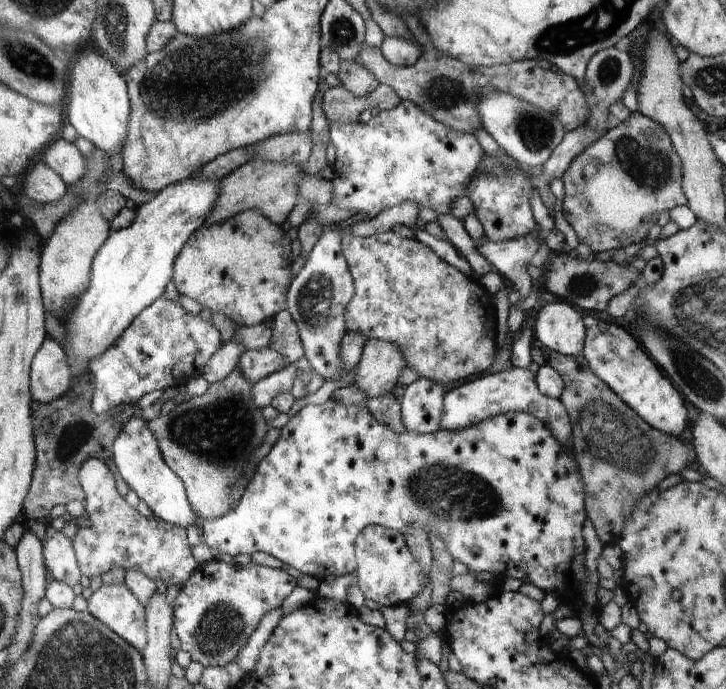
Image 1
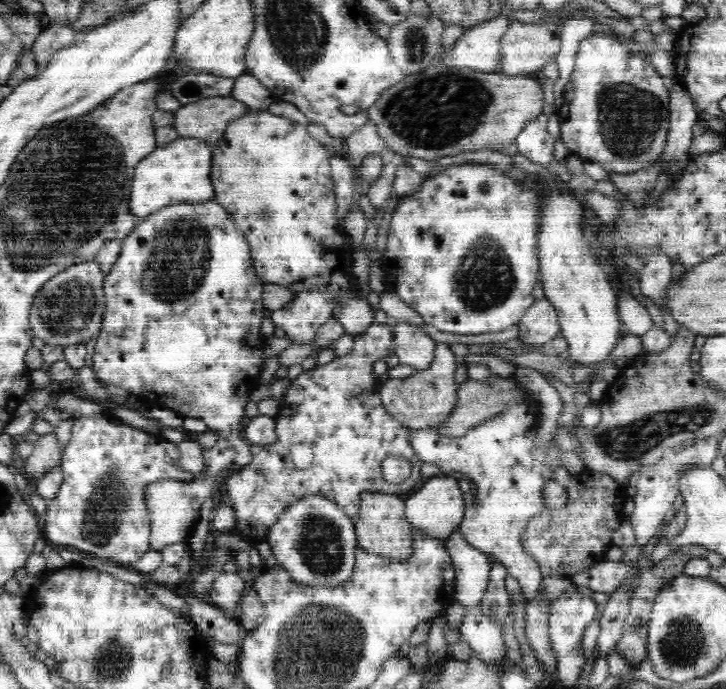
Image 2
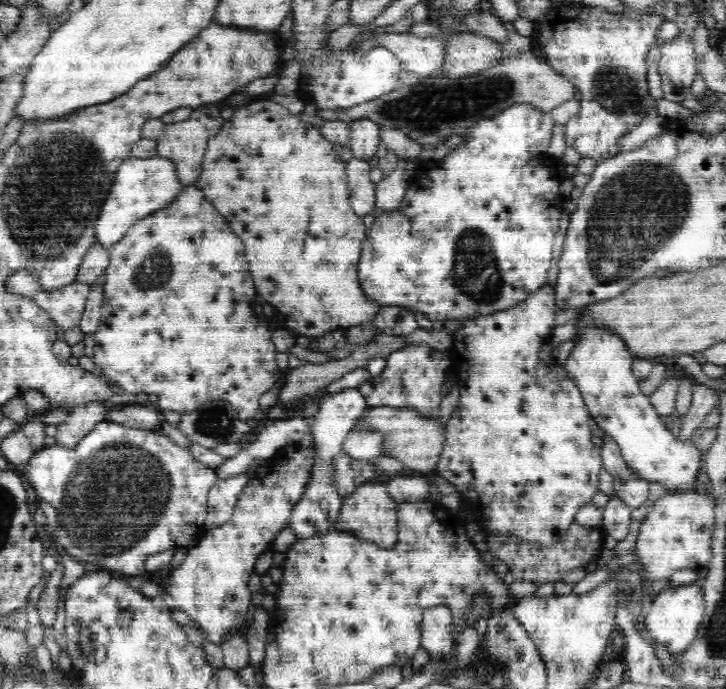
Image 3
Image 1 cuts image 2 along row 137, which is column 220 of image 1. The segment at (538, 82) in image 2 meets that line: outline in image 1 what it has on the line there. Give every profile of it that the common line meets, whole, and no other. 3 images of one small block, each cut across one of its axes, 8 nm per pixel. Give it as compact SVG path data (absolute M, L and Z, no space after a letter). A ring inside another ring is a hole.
M235 368L224 380L211 384L201 396L191 397L176 405L167 415L150 420L150 430L157 437L158 446L168 465L181 477L188 492L189 502L200 521L224 516L232 508L232 486L238 482L248 466L248 458L260 448L266 436L266 420L262 410L254 404L253 384Z

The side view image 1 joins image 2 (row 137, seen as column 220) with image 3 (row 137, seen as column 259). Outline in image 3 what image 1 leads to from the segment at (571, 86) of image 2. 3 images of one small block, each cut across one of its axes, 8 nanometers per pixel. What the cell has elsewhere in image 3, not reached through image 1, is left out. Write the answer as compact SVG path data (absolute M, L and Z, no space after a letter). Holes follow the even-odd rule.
M562 3L554 4L548 12L545 12L542 16L532 20L533 33L531 37L531 44L534 44L537 52L539 52L540 57L544 60L558 73L561 74L566 80L569 80L580 92L581 94L581 106L580 112L575 114L566 122L565 126L565 141L569 152L572 157L590 157L600 161L604 161L607 158L616 156L620 152L620 140L622 140L622 134L624 132L630 132L634 130L644 118L650 116L650 112L656 108L656 100L648 92L648 81L647 81L647 69L646 63L644 62L646 54L650 48L656 46L656 38L658 38L658 28L662 26L662 21L664 20L664 15L657 14L654 12L641 13L636 15L629 14L616 14L608 12L600 7L578 5L577 3Z

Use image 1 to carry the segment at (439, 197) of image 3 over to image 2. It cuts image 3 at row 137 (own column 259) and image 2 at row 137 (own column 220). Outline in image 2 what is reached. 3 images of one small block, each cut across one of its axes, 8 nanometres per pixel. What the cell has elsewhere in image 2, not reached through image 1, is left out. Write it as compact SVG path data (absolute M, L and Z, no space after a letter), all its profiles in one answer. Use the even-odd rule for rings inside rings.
M542 113L521 130L515 140L515 149L538 164L549 164L554 160L556 139L548 133L550 115Z

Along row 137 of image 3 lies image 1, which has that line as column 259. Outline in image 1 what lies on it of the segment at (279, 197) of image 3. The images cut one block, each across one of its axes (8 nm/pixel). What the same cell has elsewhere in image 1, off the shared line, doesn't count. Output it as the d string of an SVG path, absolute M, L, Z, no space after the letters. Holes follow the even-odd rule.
M248 210L226 220L214 222L210 226L203 225L188 244L181 249L174 265L175 286L179 294L184 294L196 300L212 314L221 313L236 324L236 326L258 326L265 324L272 316L288 309L286 288L290 282L290 238L282 232L280 225L270 222L258 210Z

